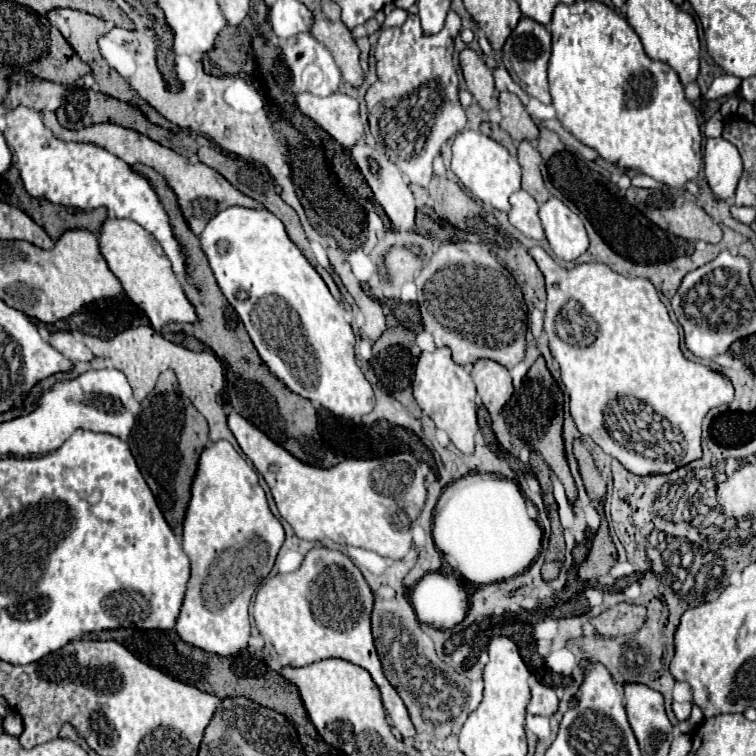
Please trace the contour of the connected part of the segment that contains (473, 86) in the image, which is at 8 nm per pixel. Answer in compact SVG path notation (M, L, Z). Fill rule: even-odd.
M464 48L460 52L460 66L464 72L464 80L468 84L468 90L472 92L474 100L484 108L492 110L496 106L496 96L494 96L494 80L492 80L492 70L484 64L484 60L470 48Z

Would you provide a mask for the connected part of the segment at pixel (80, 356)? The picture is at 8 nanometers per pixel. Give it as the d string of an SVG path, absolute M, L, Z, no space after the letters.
M68 331L52 332L50 344L73 363L92 361L93 354L84 344L80 331L76 331L75 335Z

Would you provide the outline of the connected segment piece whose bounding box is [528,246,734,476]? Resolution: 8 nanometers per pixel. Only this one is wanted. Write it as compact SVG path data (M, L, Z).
M534 246L528 250L530 256L536 260L538 268L542 270L544 278L546 278L546 312L544 312L544 332L548 334L548 342L550 342L550 350L556 358L556 362L560 364L560 376L562 382L568 390L570 396L570 414L576 422L576 428L580 434L590 436L606 454L610 454L612 458L620 460L622 466L626 466L630 472L636 474L652 474L652 472L672 472L696 458L702 456L700 450L700 424L702 418L708 414L708 410L712 410L714 406L726 404L734 398L734 388L730 384L728 378L724 378L722 374L710 370L708 366L700 364L700 362L692 362L688 358L684 358L682 350L680 350L680 334L678 328L674 326L674 322L668 316L666 306L662 304L662 300L658 298L656 288L652 286L652 282L648 278L626 278L618 272L612 272L606 264L598 264L598 262L586 262L586 264L578 264L574 268L562 268L544 248Z

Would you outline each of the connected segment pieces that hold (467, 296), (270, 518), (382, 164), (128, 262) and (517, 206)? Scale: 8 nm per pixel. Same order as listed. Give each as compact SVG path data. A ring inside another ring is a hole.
M444 242L432 256L432 260L416 276L418 306L422 314L422 326L434 336L436 346L448 346L456 364L466 366L478 358L490 358L498 364L512 368L524 358L524 334L526 334L526 306L518 284L512 274L482 246L474 242Z
M226 440L212 442L198 458L190 502L182 522L182 546L192 570L176 620L178 636L212 654L232 656L248 646L248 604L258 584L274 566L284 542L284 528L268 508L258 474ZM220 578L220 584L218 584ZM220 586L220 612L214 612Z
M358 142L350 148L352 152L352 158L356 162L356 166L360 168L362 176L366 178L368 186L372 188L374 192L374 198L376 202L384 208L384 212L388 214L390 222L394 228L406 228L406 230L414 230L414 214L416 214L416 204L414 204L414 196L410 192L410 186L404 178L404 174L396 168L396 164L392 164L388 160L388 156L380 154L378 150L374 150L372 146L364 144L364 142Z
M108 218L102 224L98 242L100 254L104 256L114 276L120 280L126 296L146 312L156 332L160 332L160 328L168 322L196 322L194 308L184 296L184 290L172 272L170 260L164 256L164 250L160 244L156 244L156 238L150 232L144 232L144 228L140 228L140 224L134 220Z
M518 190L510 196L508 220L514 228L518 228L528 238L534 238L534 240L544 238L544 230L542 230L542 224L538 218L538 204L524 190Z

